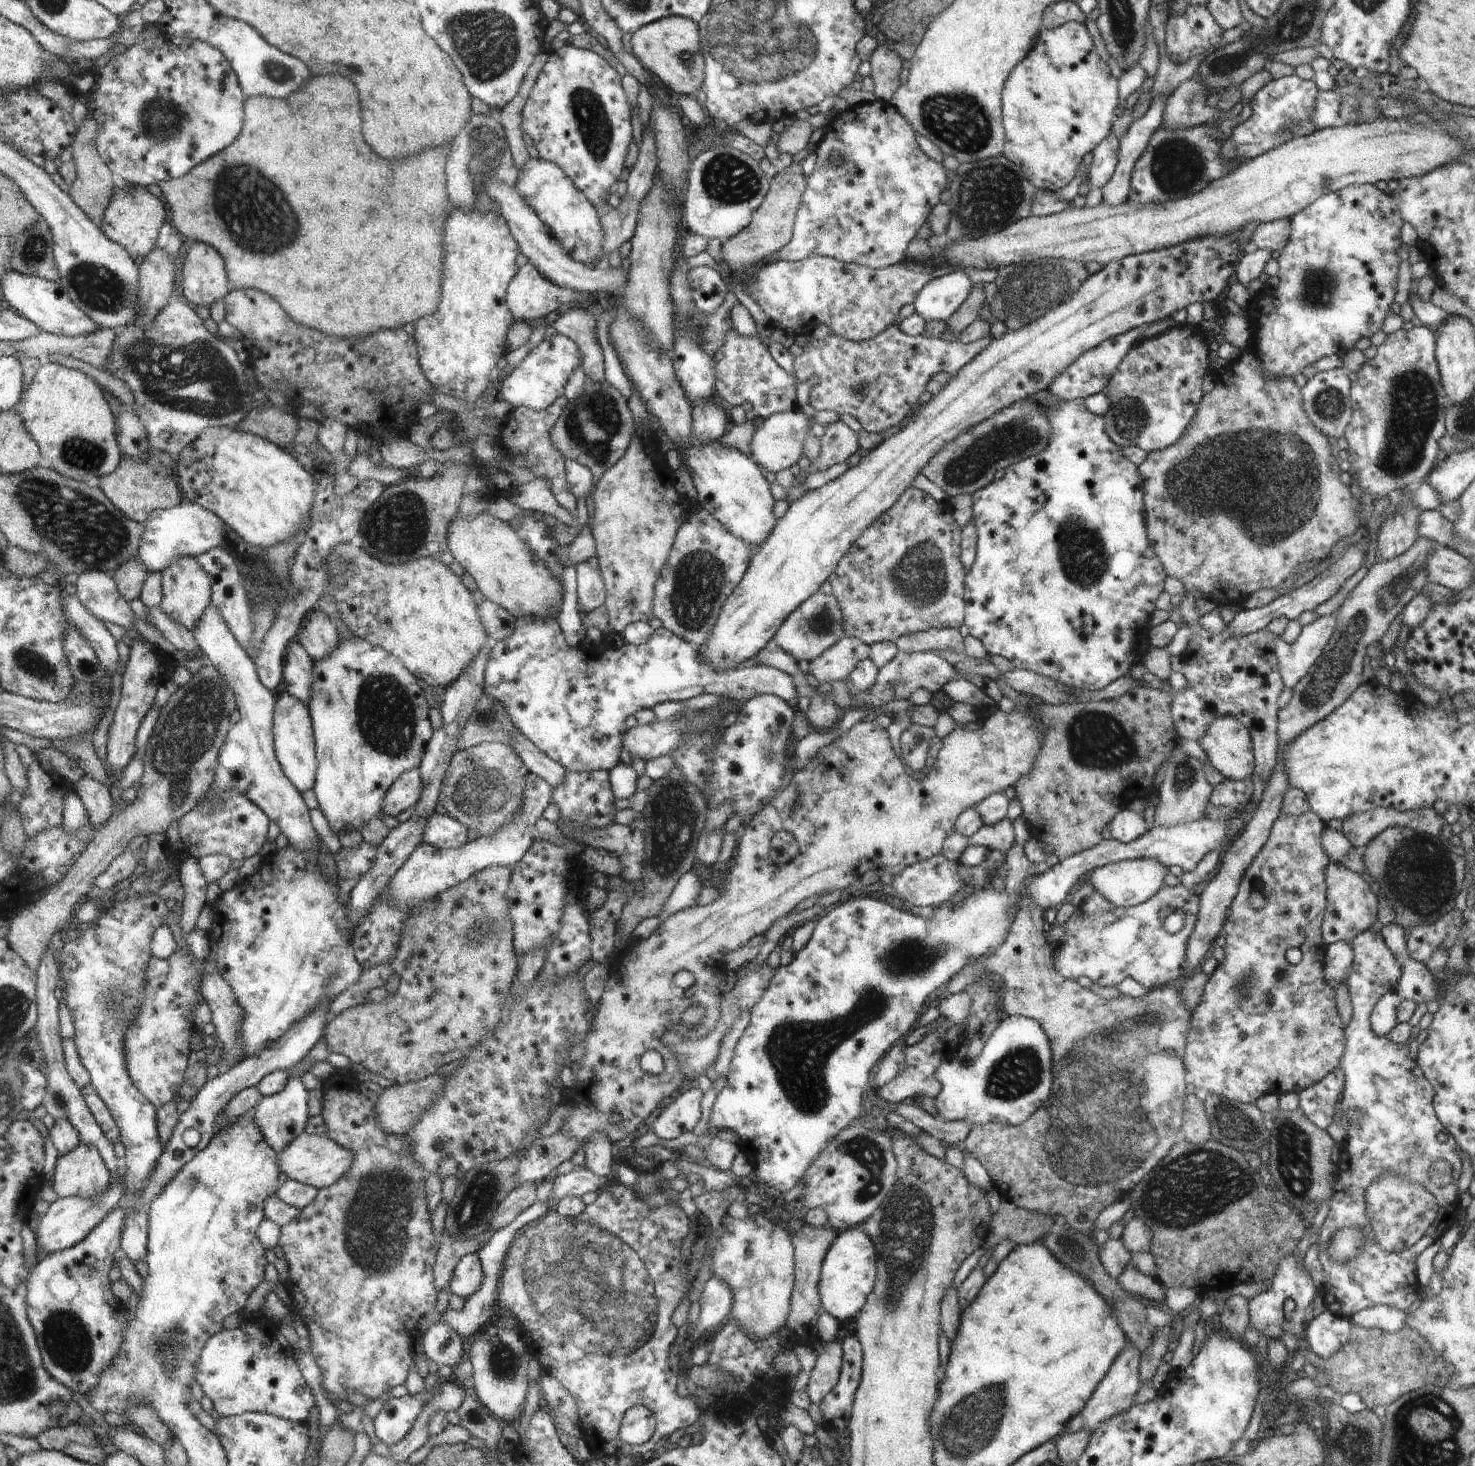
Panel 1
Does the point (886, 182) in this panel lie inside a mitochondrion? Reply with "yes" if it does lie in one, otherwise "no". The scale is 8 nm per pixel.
yes

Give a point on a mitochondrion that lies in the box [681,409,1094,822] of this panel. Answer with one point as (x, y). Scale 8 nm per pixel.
(1011, 439)

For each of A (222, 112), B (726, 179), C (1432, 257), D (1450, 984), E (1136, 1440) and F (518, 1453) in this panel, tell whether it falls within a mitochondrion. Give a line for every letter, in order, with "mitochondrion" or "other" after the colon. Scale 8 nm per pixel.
A: other
B: mitochondrion
C: other
D: mitochondrion
E: other
F: other

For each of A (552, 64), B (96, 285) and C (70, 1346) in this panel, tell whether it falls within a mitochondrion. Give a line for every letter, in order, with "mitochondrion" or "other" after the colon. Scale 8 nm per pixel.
A: other
B: mitochondrion
C: mitochondrion

